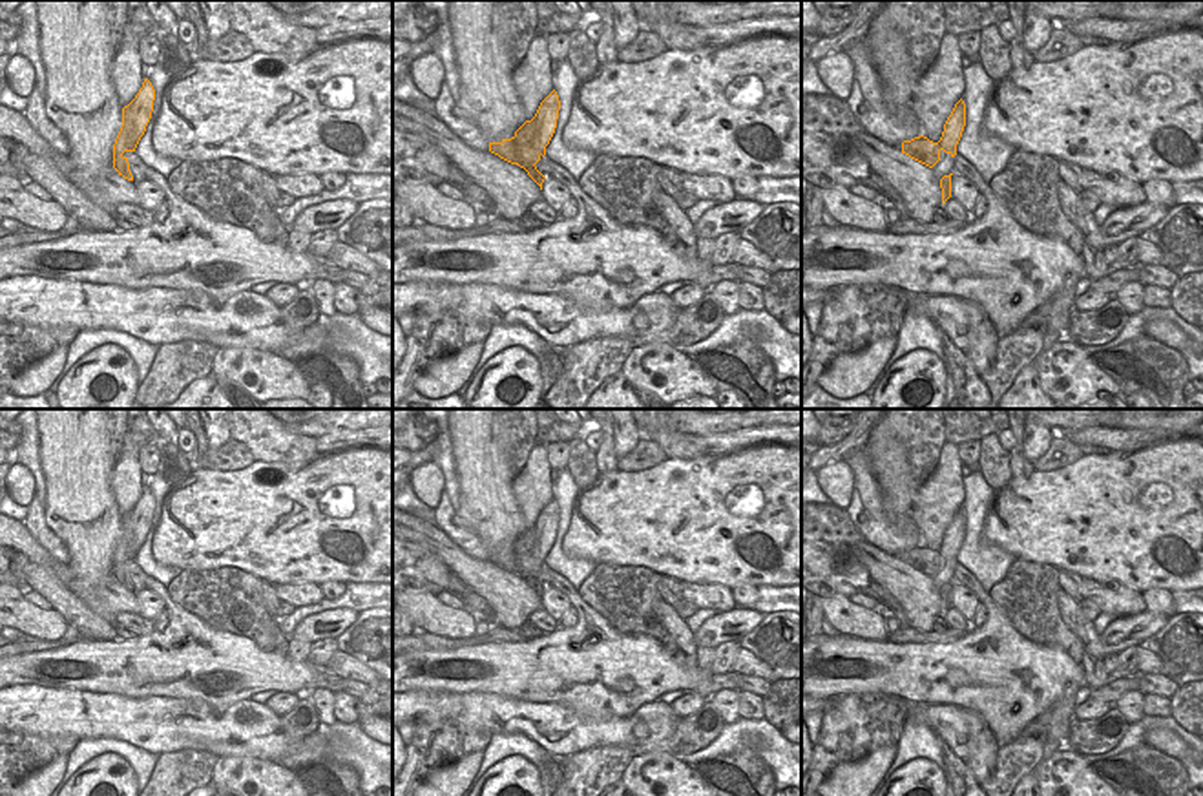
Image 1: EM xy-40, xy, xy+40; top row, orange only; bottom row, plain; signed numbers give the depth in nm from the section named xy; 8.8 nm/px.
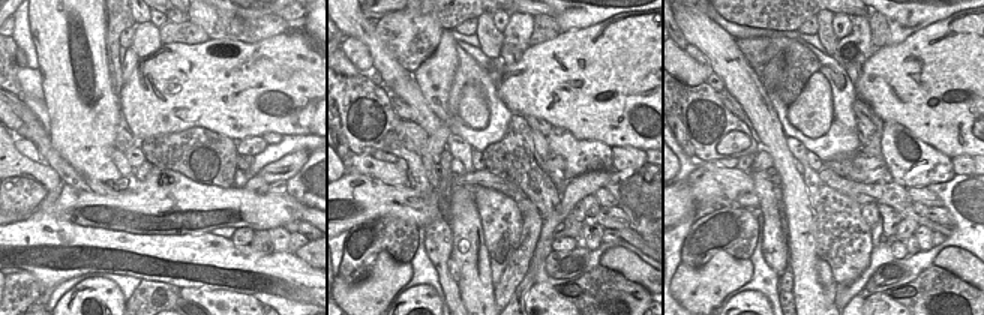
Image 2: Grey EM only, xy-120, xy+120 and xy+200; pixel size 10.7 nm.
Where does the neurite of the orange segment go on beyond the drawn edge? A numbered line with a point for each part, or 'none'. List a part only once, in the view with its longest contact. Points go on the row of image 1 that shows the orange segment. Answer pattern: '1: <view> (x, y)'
1: xy+40 (946, 165)

